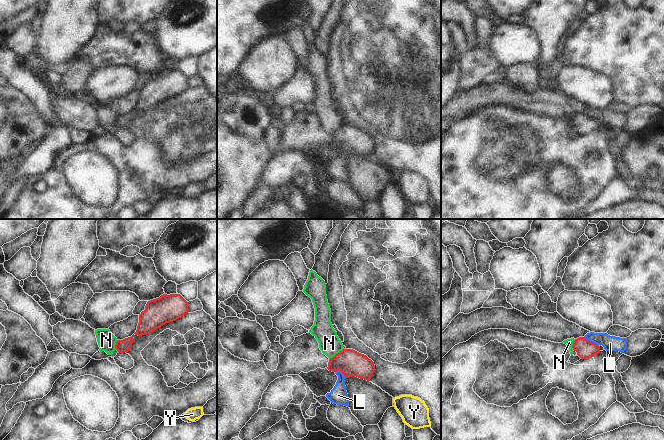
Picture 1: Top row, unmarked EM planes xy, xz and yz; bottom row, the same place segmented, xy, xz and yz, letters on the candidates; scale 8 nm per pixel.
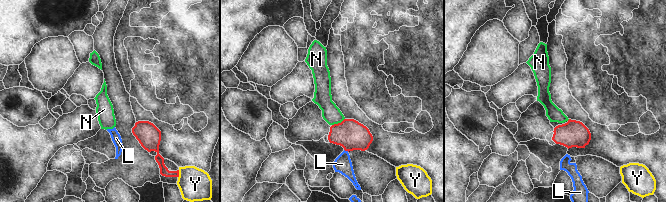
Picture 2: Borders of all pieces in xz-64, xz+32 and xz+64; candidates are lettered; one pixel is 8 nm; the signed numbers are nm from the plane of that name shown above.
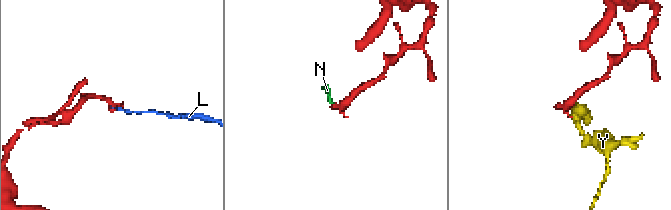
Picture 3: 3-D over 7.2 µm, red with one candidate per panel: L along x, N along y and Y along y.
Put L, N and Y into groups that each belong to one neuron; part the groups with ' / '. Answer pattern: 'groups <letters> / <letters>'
groups L N / Y

